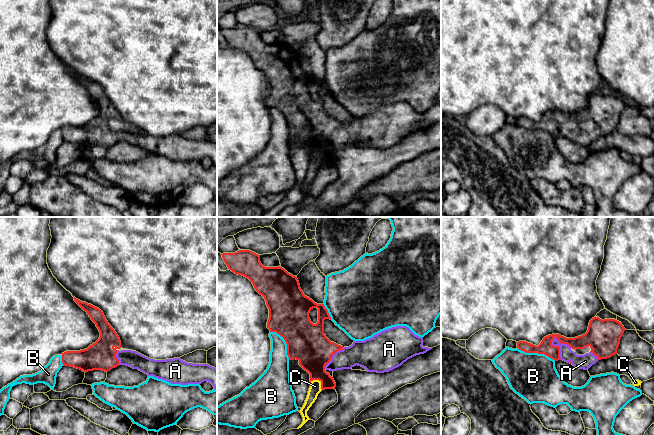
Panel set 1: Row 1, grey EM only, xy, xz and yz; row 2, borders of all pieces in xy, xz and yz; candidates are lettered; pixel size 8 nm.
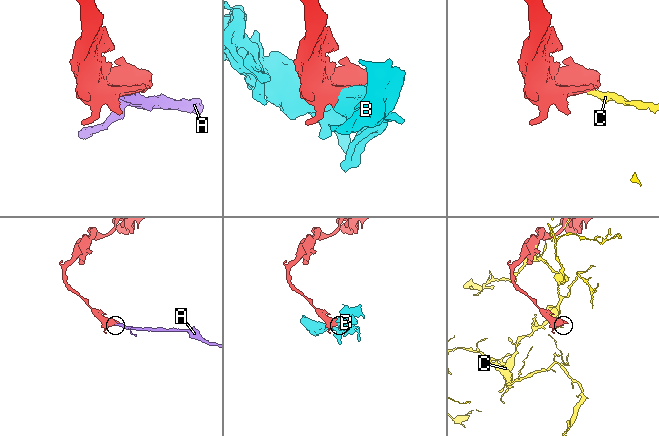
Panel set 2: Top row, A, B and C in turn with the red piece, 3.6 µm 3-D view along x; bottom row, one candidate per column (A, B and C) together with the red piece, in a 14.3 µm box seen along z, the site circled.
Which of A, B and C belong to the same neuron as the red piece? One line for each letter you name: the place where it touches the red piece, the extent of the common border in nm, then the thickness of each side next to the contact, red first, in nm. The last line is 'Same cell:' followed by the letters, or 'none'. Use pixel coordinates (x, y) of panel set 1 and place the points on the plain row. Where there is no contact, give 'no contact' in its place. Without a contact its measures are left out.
A: contact yz (558, 122); length 200 nm; calibres 110 and 120 nm
Same cell: A

